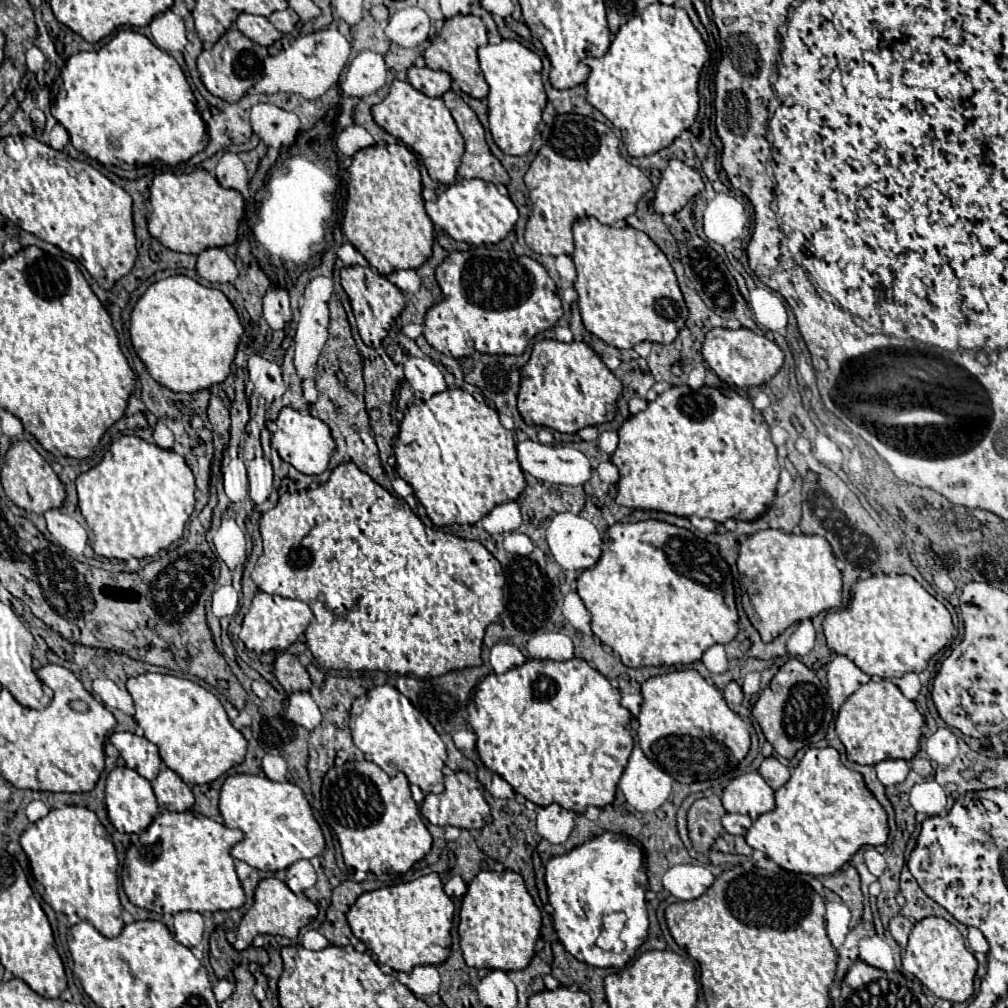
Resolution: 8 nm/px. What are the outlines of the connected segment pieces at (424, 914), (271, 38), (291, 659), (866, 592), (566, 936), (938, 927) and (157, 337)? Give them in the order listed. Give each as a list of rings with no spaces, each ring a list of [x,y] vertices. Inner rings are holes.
[[[438,874],[364,892],[346,914],[354,936],[378,956],[378,962],[402,972],[410,972],[420,964],[438,966],[448,958],[452,916],[454,904],[444,894]]]
[[[238,14],[236,18],[236,28],[248,36],[252,42],[260,44],[260,46],[270,46],[274,44],[282,34],[270,24],[268,18],[264,16],[252,16],[252,14]]]
[[[280,652],[276,656],[276,660],[274,660],[274,674],[276,674],[280,686],[288,694],[298,692],[298,690],[310,690],[312,688],[312,680],[310,680],[306,668],[290,652]]]
[[[878,574],[866,580],[858,580],[852,588],[850,606],[844,612],[830,612],[824,622],[826,644],[832,652],[848,656],[862,672],[868,676],[880,678],[900,678],[906,672],[922,672],[928,666],[928,660],[946,646],[952,638],[952,618],[942,602],[938,602],[932,594],[928,594],[912,576],[888,576]]]
[[[604,832],[602,836],[596,836],[594,840],[588,840],[572,852],[556,856],[546,864],[548,898],[554,908],[554,930],[566,952],[596,968],[624,968],[648,934],[648,912],[644,898],[648,878],[644,872],[642,850],[636,842],[630,842],[630,838]],[[610,912],[624,912],[628,916],[626,928],[620,934],[626,948],[620,954],[606,952],[596,946],[596,938],[602,930],[602,916]]]
[[[928,916],[914,924],[908,946],[902,954],[902,966],[938,998],[946,998],[950,1002],[964,1002],[974,992],[974,974],[978,962],[972,956],[972,952],[966,950],[964,938],[958,932],[958,928],[944,918]]]
[[[170,276],[152,284],[130,316],[130,338],[150,376],[172,392],[198,392],[224,382],[230,374],[244,328],[230,300],[188,276]]]

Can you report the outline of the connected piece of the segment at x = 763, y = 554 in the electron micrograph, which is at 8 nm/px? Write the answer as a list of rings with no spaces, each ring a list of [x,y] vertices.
[[[774,528],[750,534],[740,544],[738,572],[742,578],[740,584],[742,584],[744,612],[748,614],[748,620],[760,632],[760,638],[766,644],[778,638],[788,626],[806,618],[814,618],[816,614],[826,612],[826,610],[838,610],[842,606],[842,574],[836,568],[836,560],[834,560],[830,544],[820,536],[786,534]]]

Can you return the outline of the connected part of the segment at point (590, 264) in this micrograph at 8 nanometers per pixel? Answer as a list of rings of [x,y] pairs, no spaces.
[[[592,216],[576,220],[572,232],[574,232],[574,246],[576,246],[572,258],[578,274],[574,280],[574,290],[578,292],[578,306],[586,330],[618,350],[634,348],[644,340],[660,342],[660,344],[674,342],[678,330],[684,326],[688,318],[688,310],[682,292],[678,288],[674,270],[668,258],[664,256],[664,252],[644,232],[634,230],[630,226],[626,228],[604,226]]]

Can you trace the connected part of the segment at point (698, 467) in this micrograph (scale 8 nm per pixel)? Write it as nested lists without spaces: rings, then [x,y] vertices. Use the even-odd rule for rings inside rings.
[[[670,386],[666,392],[662,392],[656,400],[648,402],[648,408],[630,416],[622,428],[618,430],[620,442],[616,452],[612,454],[612,462],[616,464],[616,468],[620,470],[620,480],[618,480],[618,494],[616,494],[616,502],[628,508],[636,508],[636,510],[662,510],[668,514],[676,514],[676,516],[698,516],[698,518],[710,518],[714,522],[726,522],[728,518],[734,520],[754,520],[760,514],[764,514],[770,504],[774,502],[774,494],[776,494],[776,484],[778,484],[778,476],[780,476],[780,464],[778,464],[778,454],[776,454],[776,446],[772,442],[770,436],[770,426],[766,424],[764,416],[758,414],[752,406],[752,402],[738,394],[736,390],[720,390],[720,388],[712,388],[712,386],[702,386],[698,390],[690,388],[690,386]]]

